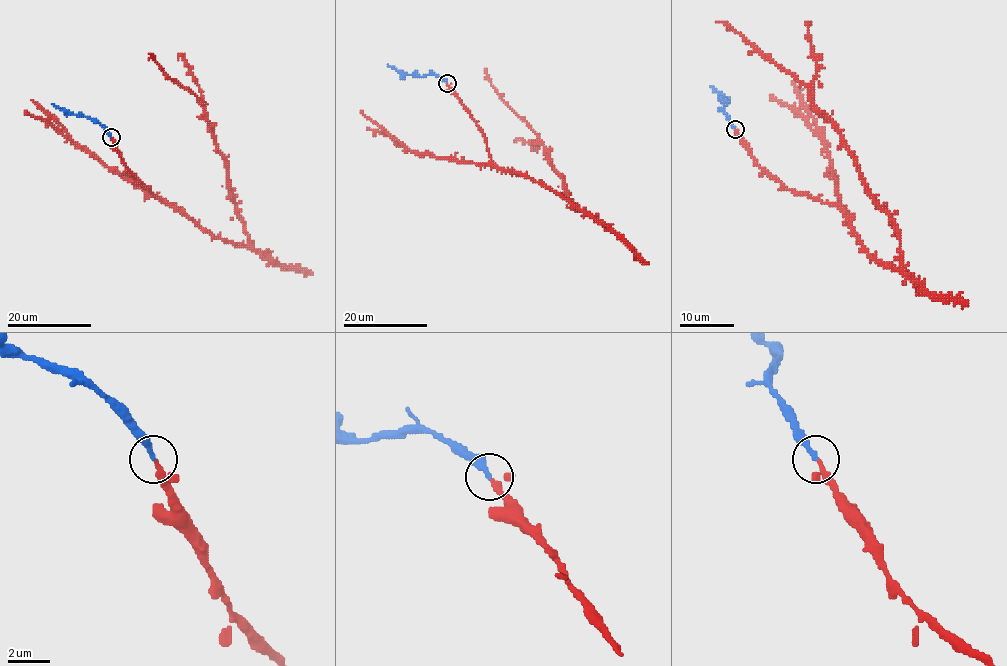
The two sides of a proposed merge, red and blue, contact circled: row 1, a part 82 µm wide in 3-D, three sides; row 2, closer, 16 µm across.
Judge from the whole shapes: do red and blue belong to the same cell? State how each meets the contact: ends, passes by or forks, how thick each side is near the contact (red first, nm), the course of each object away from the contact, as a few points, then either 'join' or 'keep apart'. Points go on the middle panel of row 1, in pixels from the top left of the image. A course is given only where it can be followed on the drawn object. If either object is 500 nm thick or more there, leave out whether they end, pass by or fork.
red passes by; blue ends there; 200 nm thick on the red side, 280 nm on the other; red runs (447, 84), (477, 125), (496, 166), (541, 182), (584, 212), (573, 207), (542, 141), (497, 94), (485, 69); blue runs (447, 84), (435, 74), (405, 74), (388, 65); join

